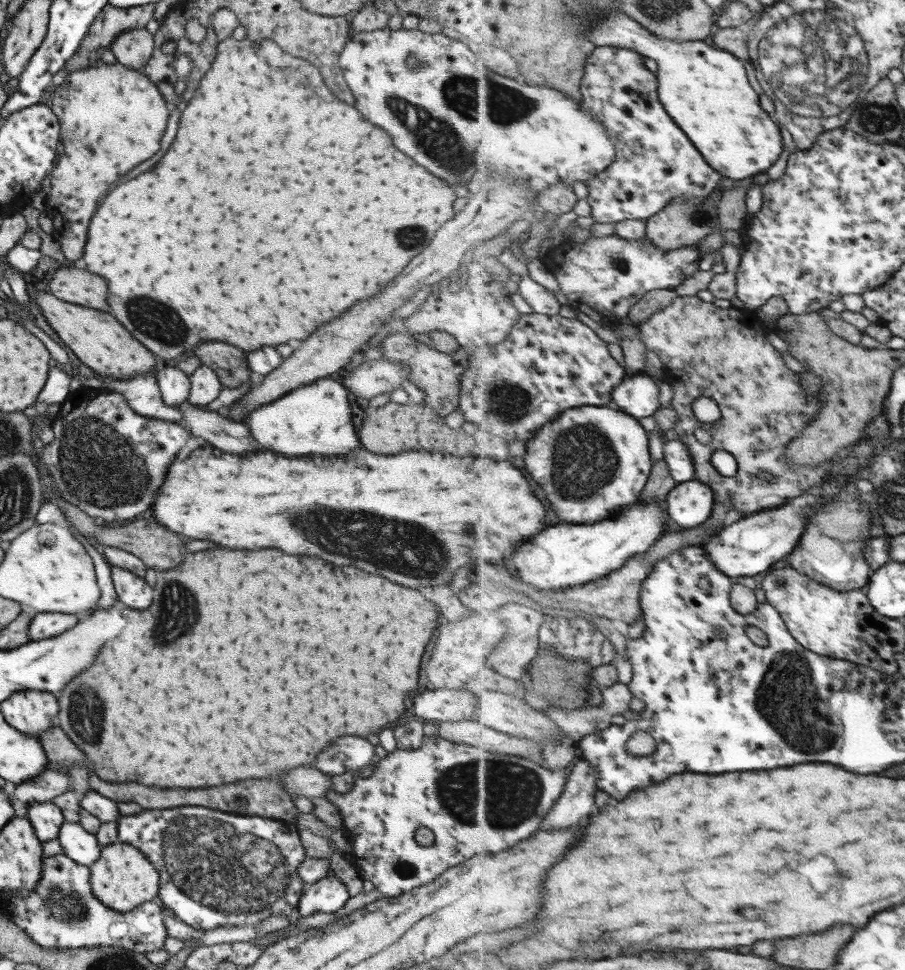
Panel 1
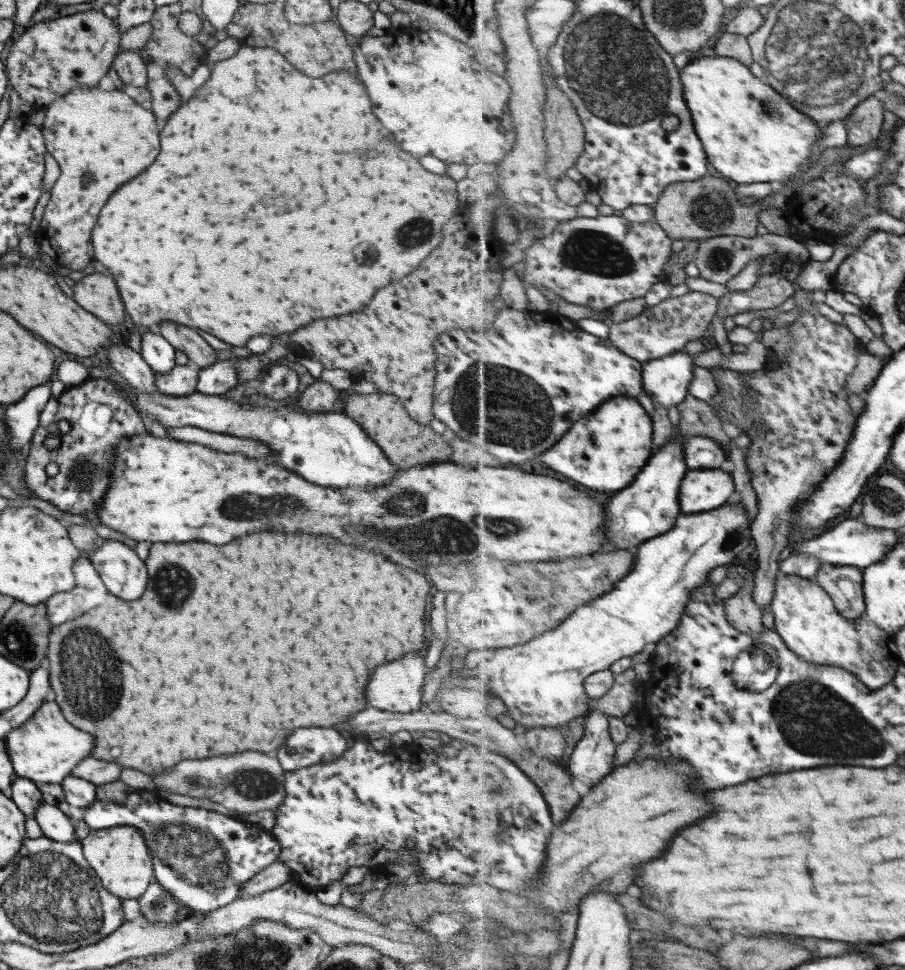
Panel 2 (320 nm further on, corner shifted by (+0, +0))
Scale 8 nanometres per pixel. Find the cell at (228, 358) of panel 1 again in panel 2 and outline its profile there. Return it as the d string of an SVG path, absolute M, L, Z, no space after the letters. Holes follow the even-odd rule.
M162 322L159 333L175 350L187 355L192 366L203 369L217 362L218 353L214 352L214 348L210 348L208 342L194 330L178 326L174 322Z

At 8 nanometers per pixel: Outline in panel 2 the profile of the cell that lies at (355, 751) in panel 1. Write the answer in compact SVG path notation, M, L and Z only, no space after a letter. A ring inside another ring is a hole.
M300 728L274 755L284 770L295 771L337 759L347 748L346 740L332 728Z

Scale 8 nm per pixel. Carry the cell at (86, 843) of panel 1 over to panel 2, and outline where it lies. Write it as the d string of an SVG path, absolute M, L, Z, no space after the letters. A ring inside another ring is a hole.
M48 803L37 806L33 819L42 828L42 835L56 842L76 842L73 821L59 808Z

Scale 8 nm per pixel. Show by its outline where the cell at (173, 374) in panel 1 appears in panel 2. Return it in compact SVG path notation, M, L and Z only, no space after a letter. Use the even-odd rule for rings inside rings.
M142 332L140 346L142 358L154 373L166 374L177 365L175 349L159 332Z

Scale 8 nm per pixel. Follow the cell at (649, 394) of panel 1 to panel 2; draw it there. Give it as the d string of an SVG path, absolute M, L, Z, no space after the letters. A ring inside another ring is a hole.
M678 351L662 358L645 363L645 391L648 391L656 404L667 406L679 406L690 394L692 380L696 376L695 357L688 352Z

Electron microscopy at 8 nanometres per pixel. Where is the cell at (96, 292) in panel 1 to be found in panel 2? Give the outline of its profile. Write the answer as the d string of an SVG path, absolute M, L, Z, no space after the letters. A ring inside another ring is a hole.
M90 274L77 281L73 290L73 299L83 309L113 326L124 323L126 310L114 278L104 274Z

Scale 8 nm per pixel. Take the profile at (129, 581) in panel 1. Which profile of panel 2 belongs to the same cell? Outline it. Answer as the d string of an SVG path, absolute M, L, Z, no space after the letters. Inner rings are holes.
M106 539L88 558L109 594L124 601L142 596L148 584L145 562L124 542Z

